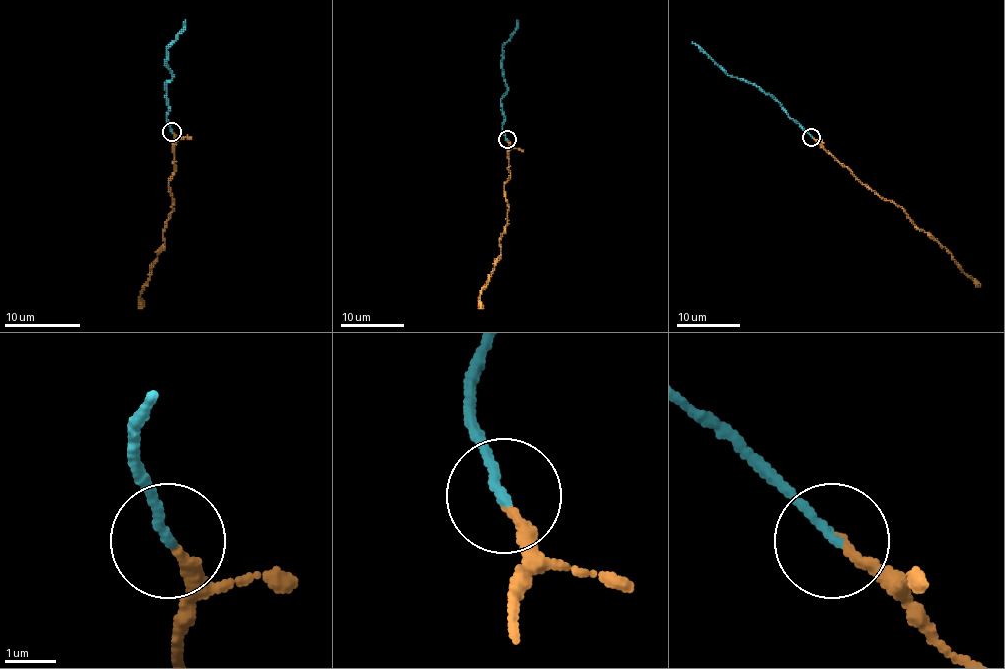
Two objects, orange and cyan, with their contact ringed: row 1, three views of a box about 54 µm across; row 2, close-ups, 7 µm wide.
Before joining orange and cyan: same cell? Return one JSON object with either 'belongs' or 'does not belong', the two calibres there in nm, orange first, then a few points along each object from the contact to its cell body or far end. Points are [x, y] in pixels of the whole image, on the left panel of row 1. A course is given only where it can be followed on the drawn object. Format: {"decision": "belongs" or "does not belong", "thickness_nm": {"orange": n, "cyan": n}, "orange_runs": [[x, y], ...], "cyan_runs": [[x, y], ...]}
{"decision": "belongs", "thickness_nm": {"orange": 160, "cyan": 200}, "orange_runs": [[172, 131], [176, 171], [168, 186], [174, 201], [163, 231], [165, 246], [140, 293], [142, 308]], "cyan_runs": [[172, 131], [166, 120], [168, 107], [165, 90], [172, 73], [166, 65], [166, 48], [183, 28], [185, 20]]}

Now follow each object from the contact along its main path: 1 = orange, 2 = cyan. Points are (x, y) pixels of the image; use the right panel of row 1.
1: (811, 136), (862, 183), (895, 203), (911, 221), (931, 234), (980, 287)
2: (811, 136), (777, 101), (758, 87), (731, 77), (692, 42)

